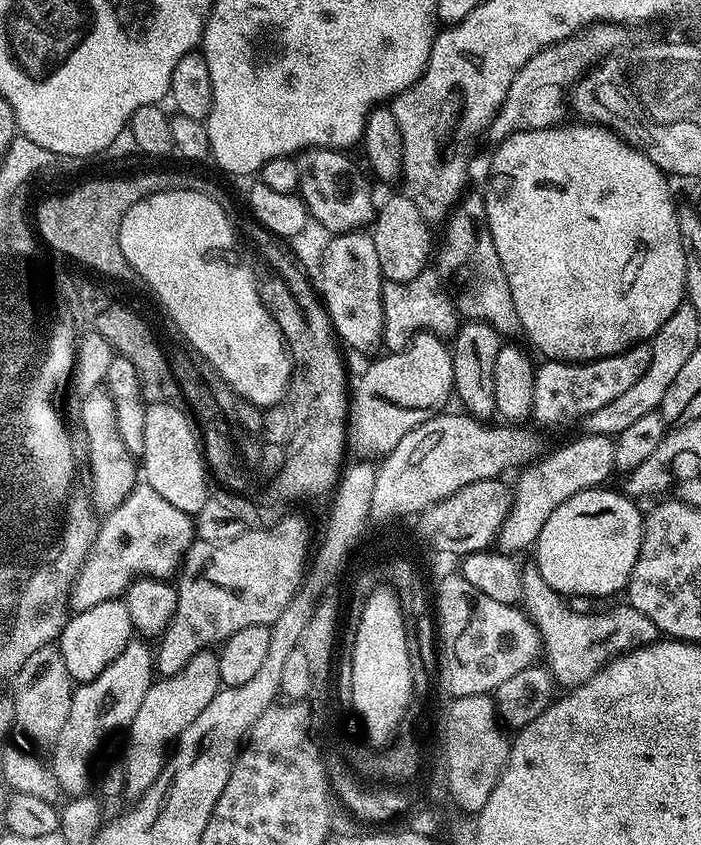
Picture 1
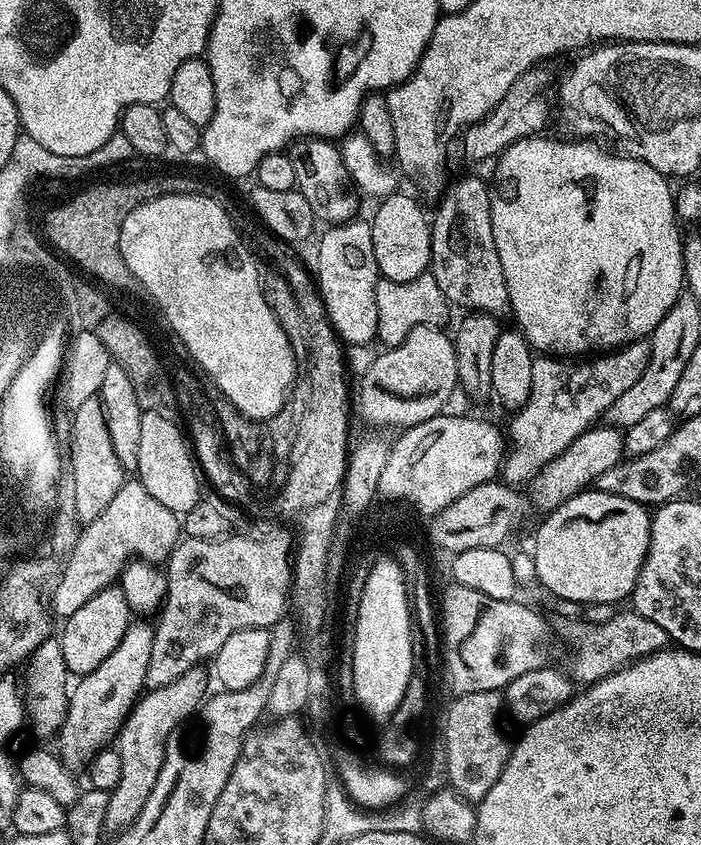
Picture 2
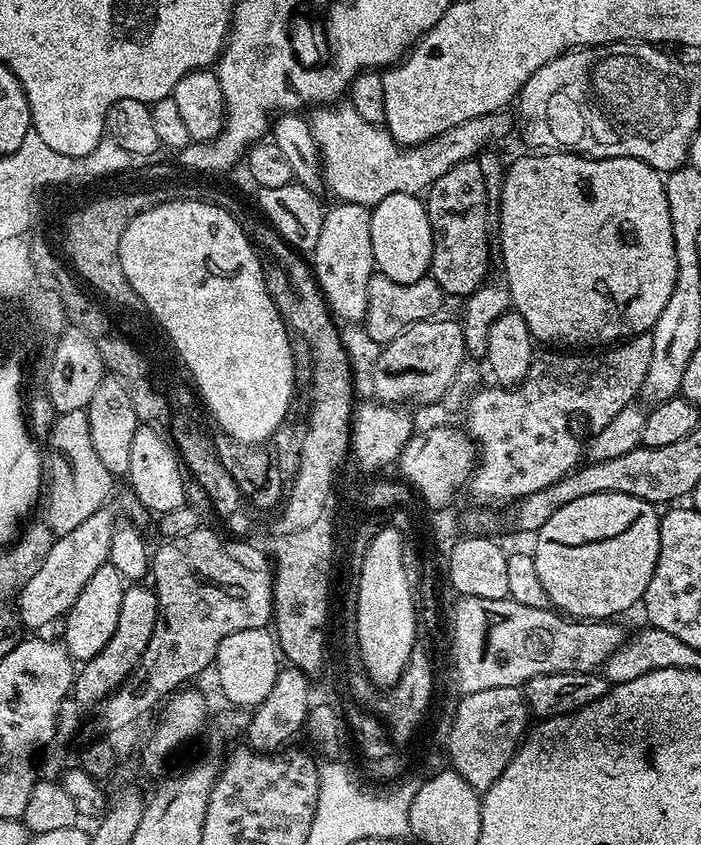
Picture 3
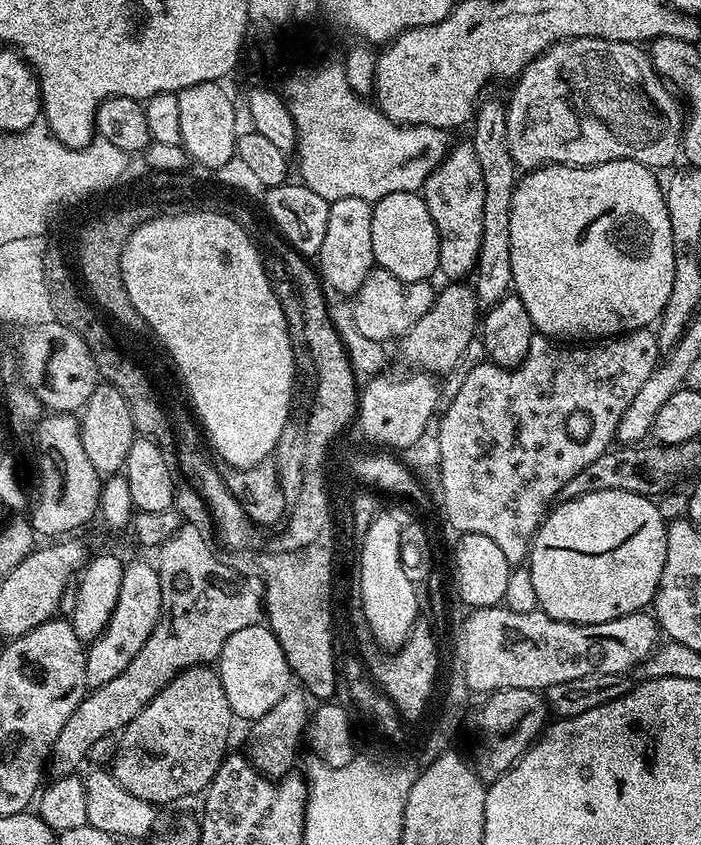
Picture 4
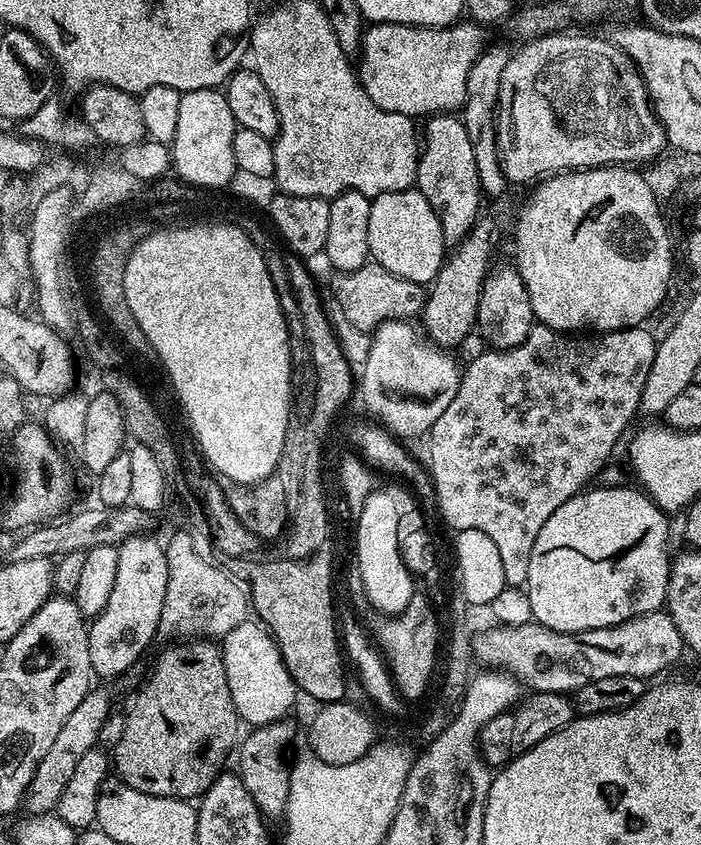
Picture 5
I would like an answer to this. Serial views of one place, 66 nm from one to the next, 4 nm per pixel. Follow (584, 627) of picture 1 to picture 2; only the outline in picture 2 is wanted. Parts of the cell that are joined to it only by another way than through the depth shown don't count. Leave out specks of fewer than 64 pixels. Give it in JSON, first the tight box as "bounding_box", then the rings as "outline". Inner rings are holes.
{"bounding_box":[566,610,670,686],"outline":[[[635,610],[620,612],[601,624],[588,624],[576,632],[576,649],[572,652],[572,661],[566,665],[566,671],[577,685],[587,686],[596,683],[597,680],[617,672],[626,664],[634,660],[640,660],[655,652],[662,652],[669,647],[670,641],[666,630],[650,618],[642,618]]]}

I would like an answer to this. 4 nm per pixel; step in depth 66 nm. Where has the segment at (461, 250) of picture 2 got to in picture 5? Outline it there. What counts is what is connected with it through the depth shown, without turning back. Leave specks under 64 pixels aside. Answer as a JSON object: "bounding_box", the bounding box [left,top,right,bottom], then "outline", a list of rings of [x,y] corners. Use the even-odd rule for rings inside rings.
{"bounding_box":[415,115,482,245],"outline":[[[459,115],[430,116],[422,124],[422,144],[416,171],[415,191],[422,193],[426,202],[434,206],[438,214],[438,222],[442,222],[445,245],[460,245],[482,215],[482,209],[480,209],[482,193],[470,134]]]}

